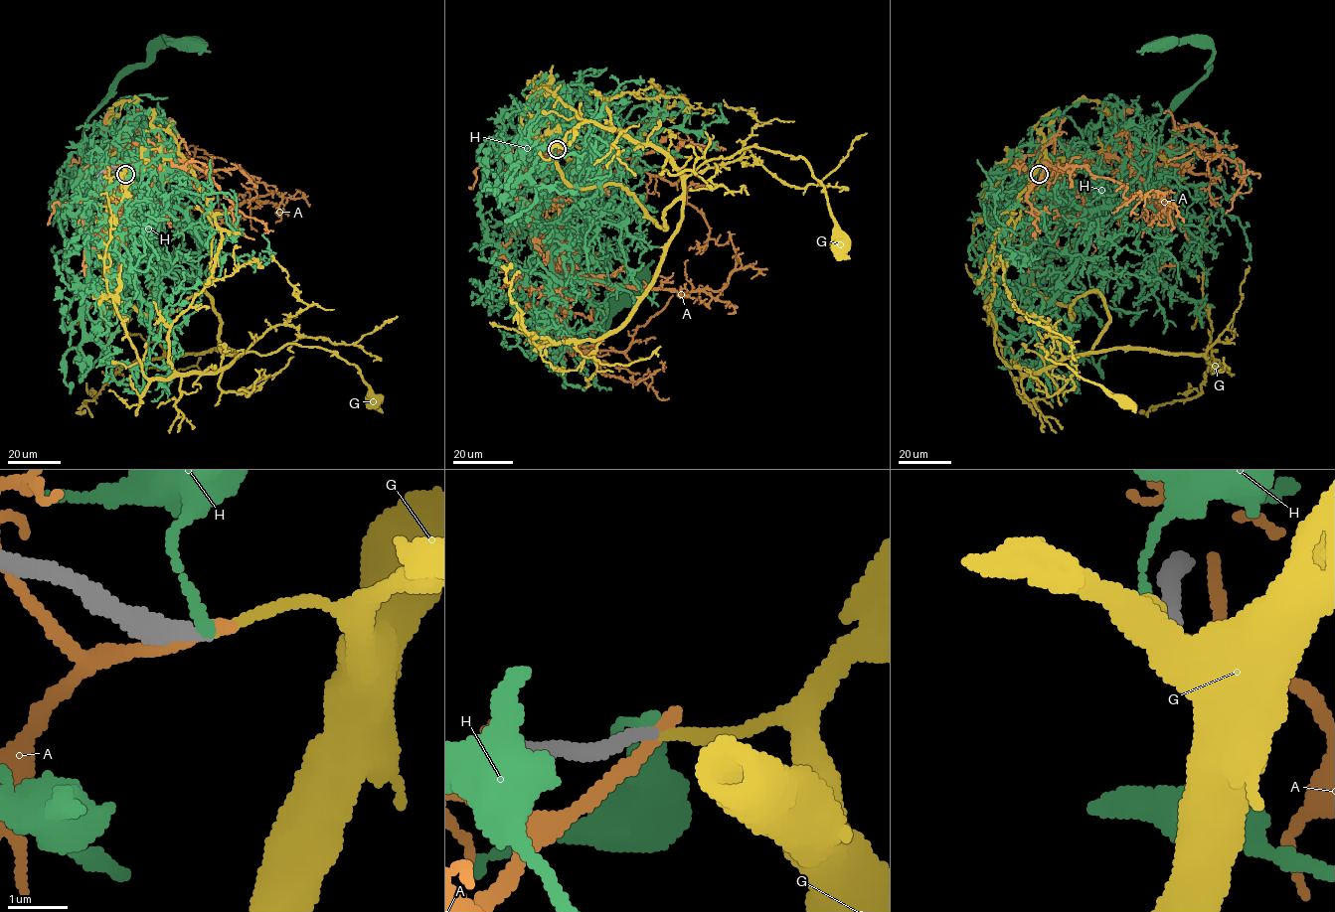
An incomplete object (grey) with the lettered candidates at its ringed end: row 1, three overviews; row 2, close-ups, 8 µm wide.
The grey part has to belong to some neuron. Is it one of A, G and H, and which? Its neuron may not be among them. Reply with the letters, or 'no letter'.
G

